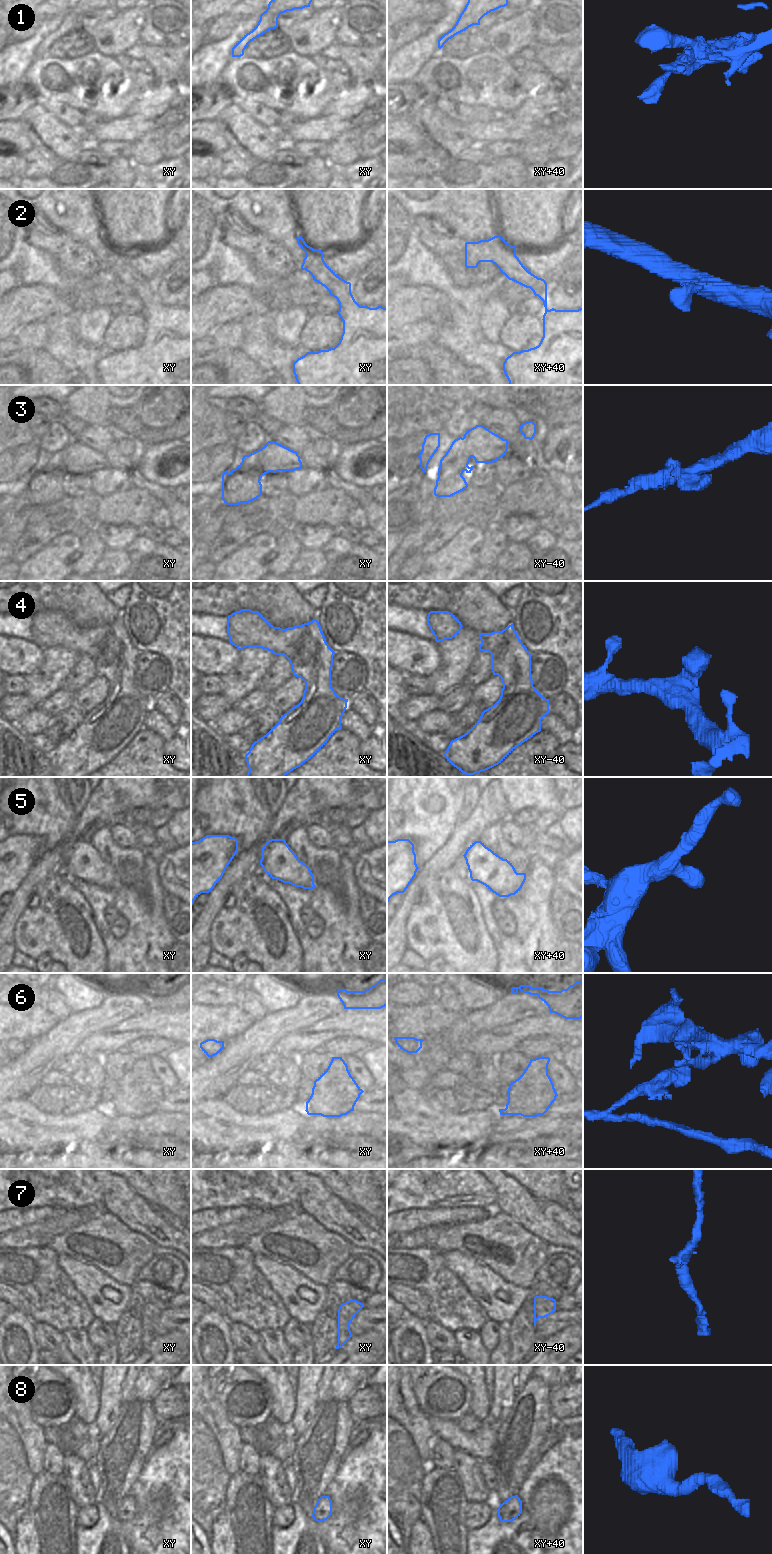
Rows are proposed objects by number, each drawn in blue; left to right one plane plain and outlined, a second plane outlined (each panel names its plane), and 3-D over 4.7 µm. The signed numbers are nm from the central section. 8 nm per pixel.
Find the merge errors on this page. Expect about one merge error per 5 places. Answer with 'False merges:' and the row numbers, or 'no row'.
False merges: 6

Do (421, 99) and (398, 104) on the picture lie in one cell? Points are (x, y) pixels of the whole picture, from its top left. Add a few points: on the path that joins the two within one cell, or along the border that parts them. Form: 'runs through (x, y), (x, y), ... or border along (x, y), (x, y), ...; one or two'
runs through (415, 102), (411, 106), (404, 106); one

